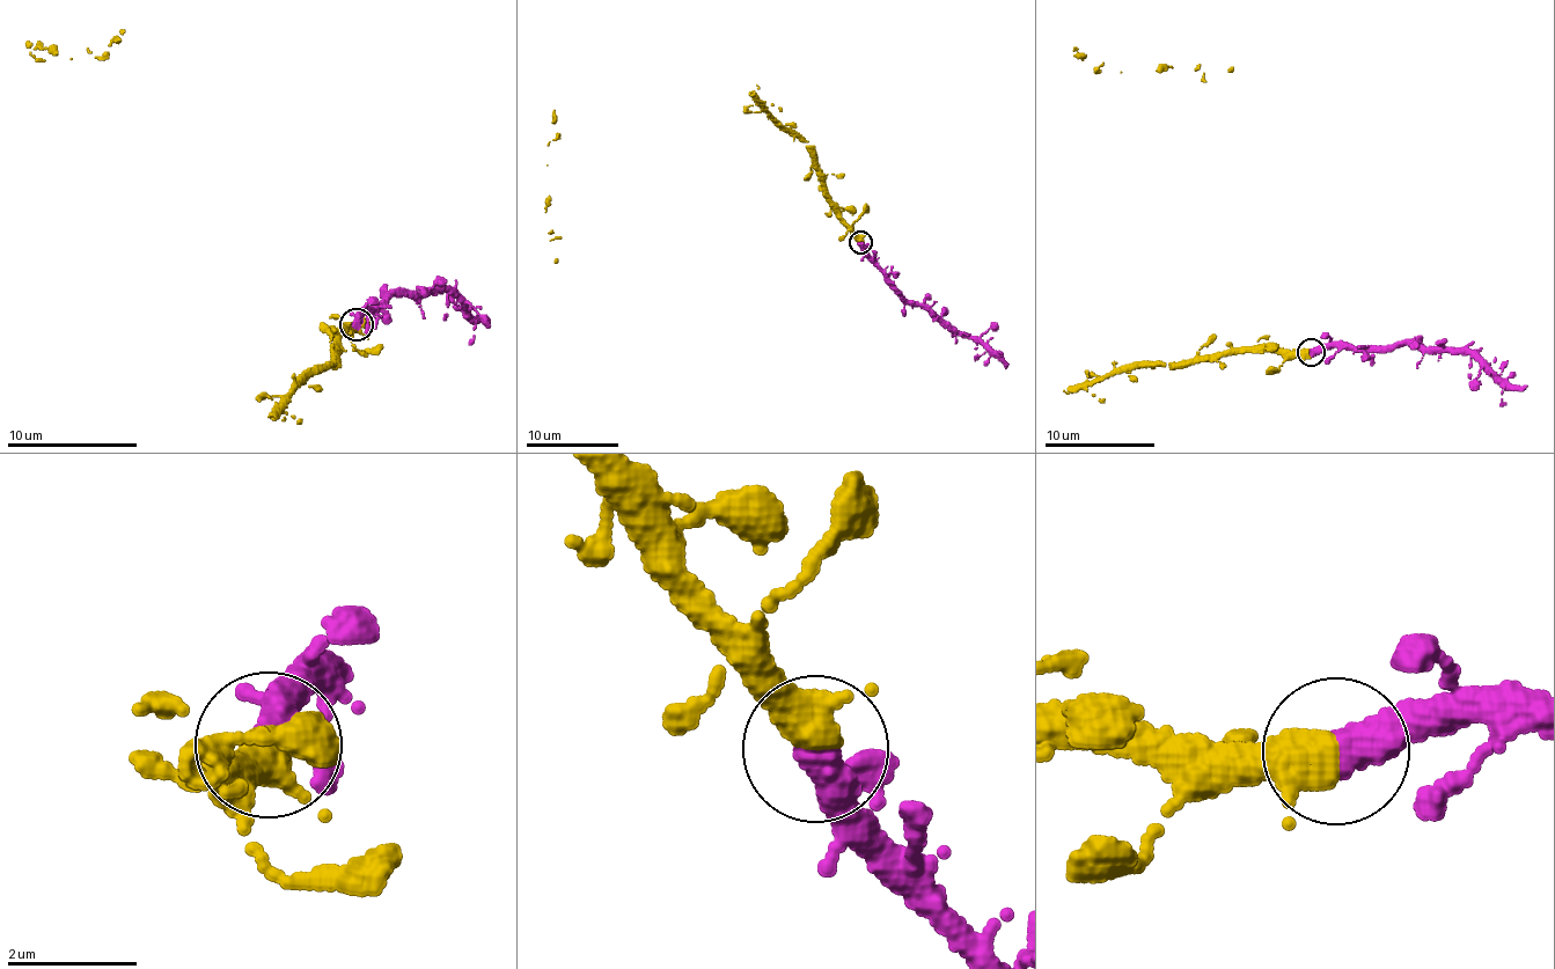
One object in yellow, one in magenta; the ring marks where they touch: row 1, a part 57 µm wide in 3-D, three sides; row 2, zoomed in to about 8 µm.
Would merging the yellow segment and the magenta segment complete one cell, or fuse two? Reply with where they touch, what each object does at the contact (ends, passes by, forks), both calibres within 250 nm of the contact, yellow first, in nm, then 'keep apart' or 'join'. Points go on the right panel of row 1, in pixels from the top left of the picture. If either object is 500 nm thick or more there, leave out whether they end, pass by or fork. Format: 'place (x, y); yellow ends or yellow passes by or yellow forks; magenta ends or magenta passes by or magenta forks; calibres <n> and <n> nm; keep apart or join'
place (1311, 352); calibres 550 and 480 nm; join

